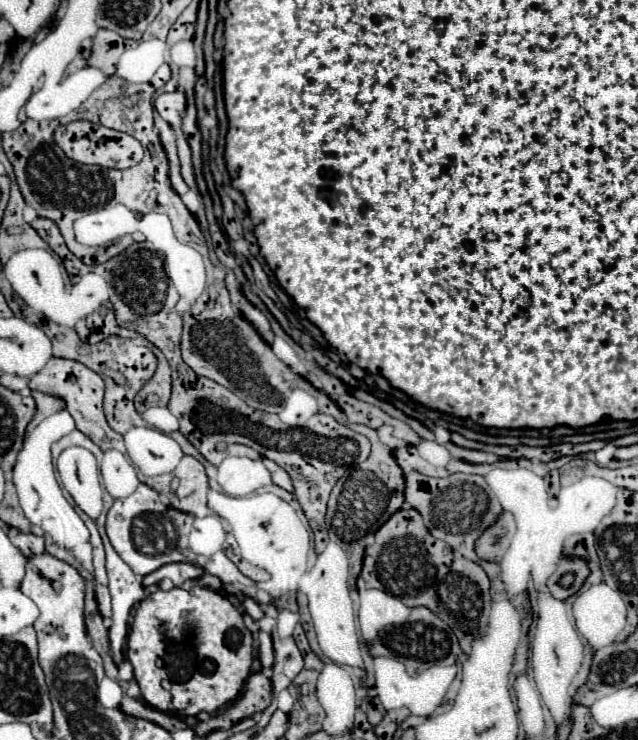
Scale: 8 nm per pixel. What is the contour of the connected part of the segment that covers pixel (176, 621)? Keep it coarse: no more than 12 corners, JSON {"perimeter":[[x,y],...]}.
{"perimeter":[[155,590],[127,638],[141,696],[197,716],[251,670],[239,610]]}

